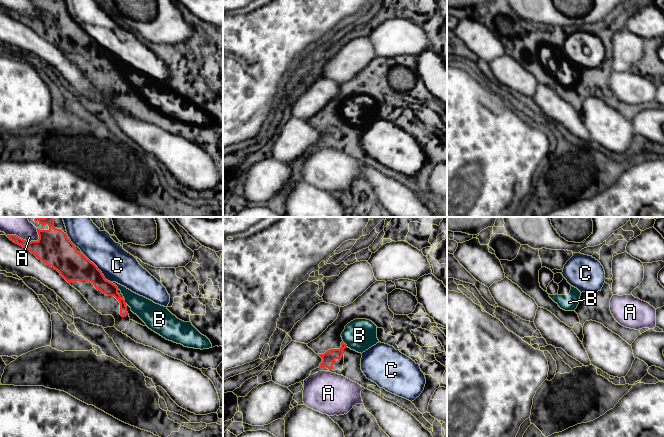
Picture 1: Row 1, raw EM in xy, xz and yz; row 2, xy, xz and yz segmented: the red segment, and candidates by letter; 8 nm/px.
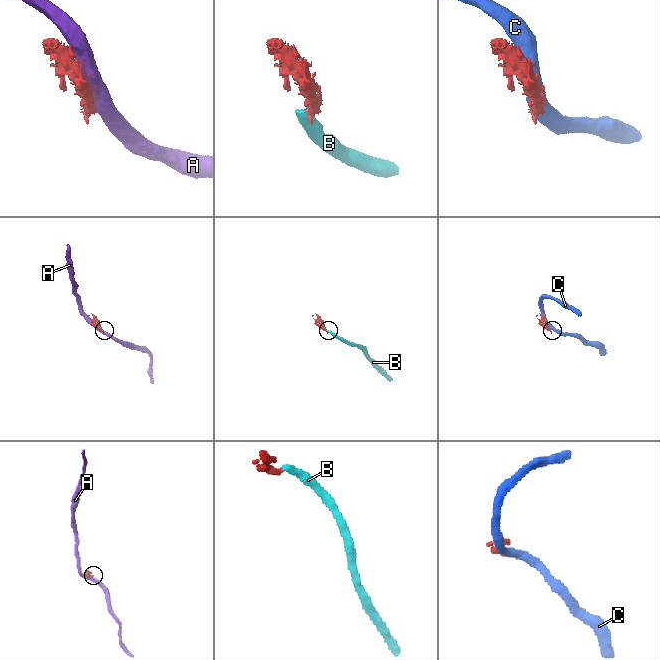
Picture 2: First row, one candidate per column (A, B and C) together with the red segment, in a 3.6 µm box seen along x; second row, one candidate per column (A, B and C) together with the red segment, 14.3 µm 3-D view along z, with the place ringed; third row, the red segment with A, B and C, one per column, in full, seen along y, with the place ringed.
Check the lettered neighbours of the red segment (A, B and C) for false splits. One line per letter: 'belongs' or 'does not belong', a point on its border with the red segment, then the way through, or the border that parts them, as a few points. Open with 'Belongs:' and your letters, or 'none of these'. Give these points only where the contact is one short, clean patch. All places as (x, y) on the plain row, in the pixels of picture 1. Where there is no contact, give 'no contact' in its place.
Belongs: B
A: does not belong; meets red in xy at (22, 15)
B: belongs; meets red in xy at (115, 61); runs through xy (88, 47), (103, 61), (115, 61), (139, 81)
C: does not belong; meets red in xy at (100, 47)

